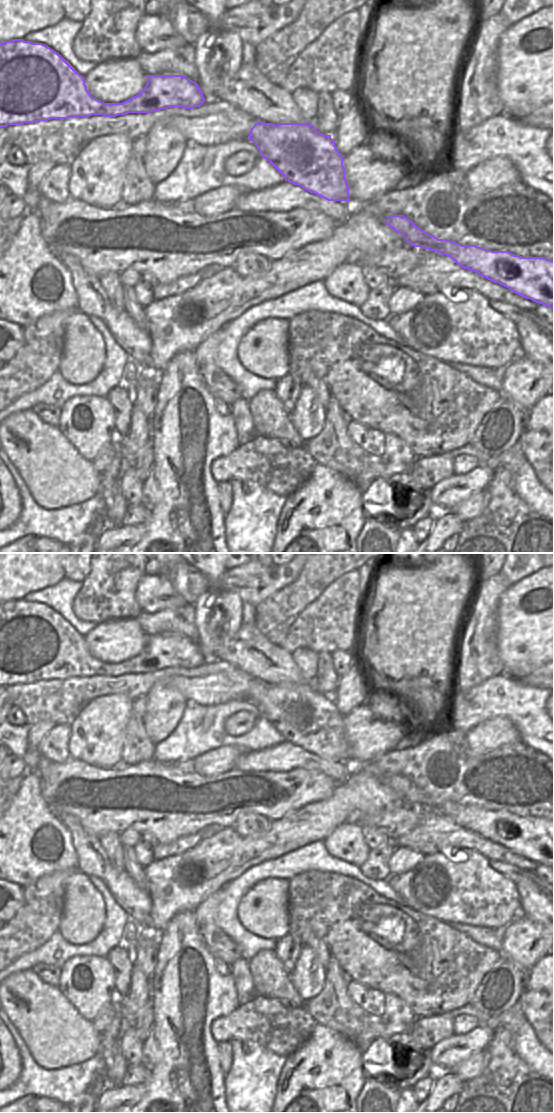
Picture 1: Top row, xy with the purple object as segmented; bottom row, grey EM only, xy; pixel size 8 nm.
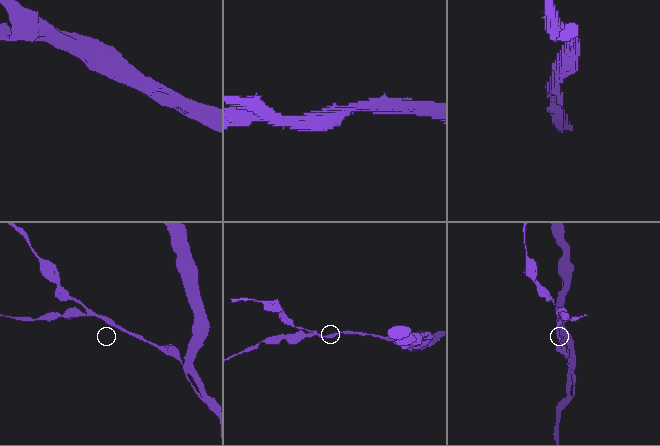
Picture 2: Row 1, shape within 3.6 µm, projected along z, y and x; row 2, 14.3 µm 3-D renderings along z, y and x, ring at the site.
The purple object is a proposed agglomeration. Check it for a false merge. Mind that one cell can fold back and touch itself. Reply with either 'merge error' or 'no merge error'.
no merge error

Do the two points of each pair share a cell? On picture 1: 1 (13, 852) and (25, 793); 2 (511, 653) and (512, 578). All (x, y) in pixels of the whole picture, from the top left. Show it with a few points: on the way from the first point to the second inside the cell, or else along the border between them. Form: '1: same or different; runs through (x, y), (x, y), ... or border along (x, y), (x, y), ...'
1: same; runs through (25, 837), (25, 808)
2: different; border along (533, 573), (509, 587)

